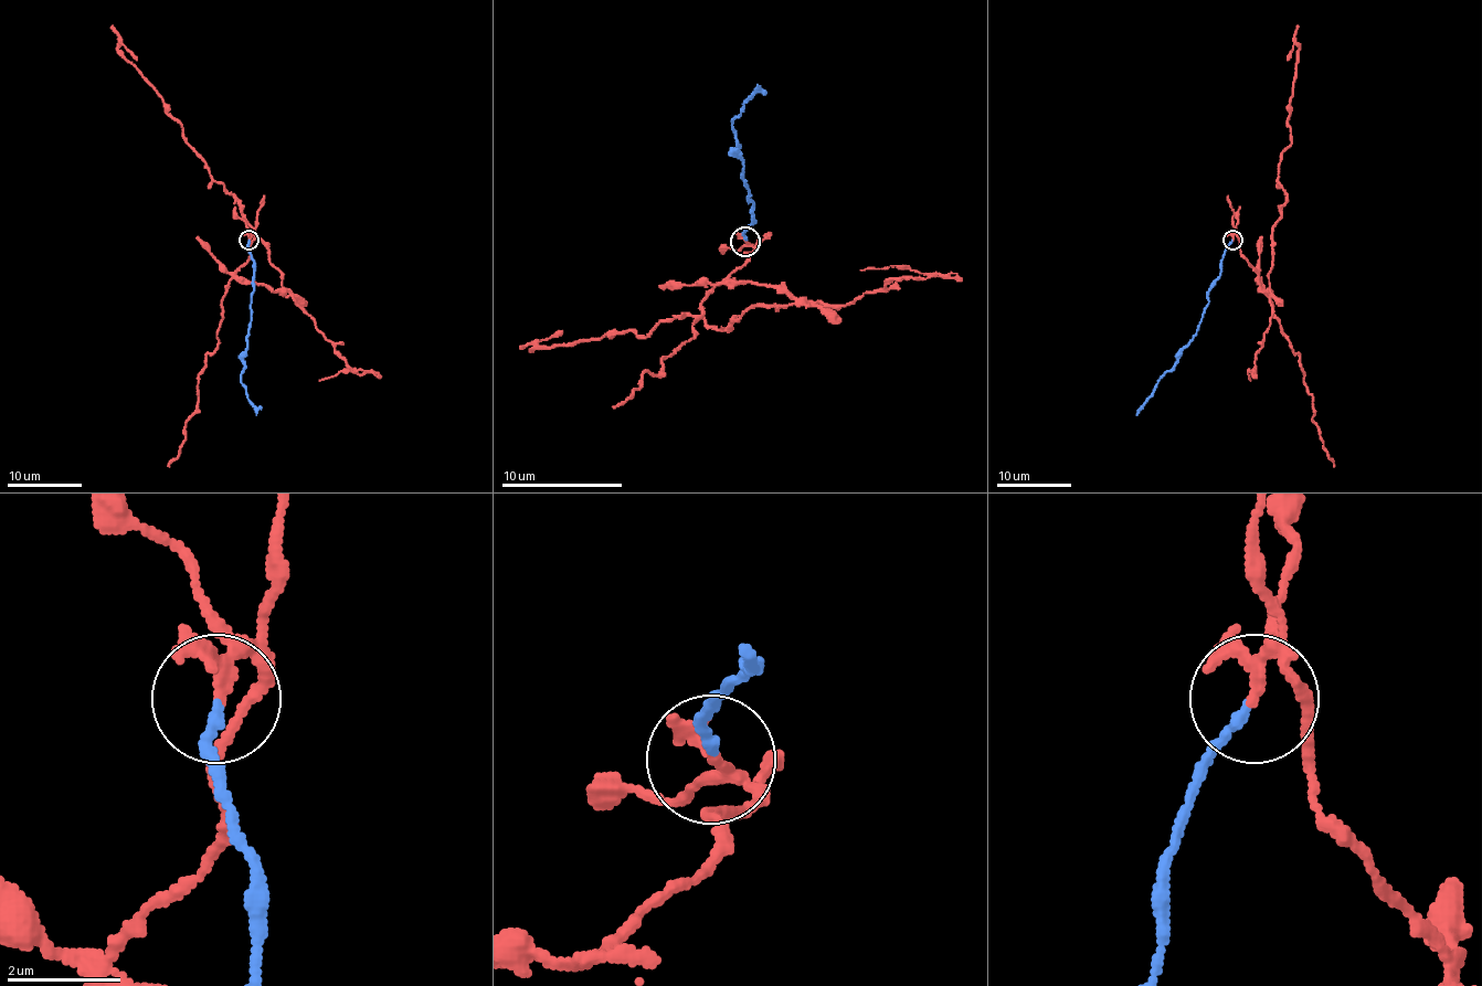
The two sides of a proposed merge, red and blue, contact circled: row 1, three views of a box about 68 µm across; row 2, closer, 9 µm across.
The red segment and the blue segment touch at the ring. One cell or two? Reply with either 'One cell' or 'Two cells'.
Two cells

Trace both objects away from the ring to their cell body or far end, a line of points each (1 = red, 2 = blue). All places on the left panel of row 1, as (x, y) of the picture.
1: (249, 240), (237, 274), (274, 292), (282, 273), (243, 205), (118, 49), (137, 60)
2: (249, 240), (254, 278), (249, 347), (241, 382), (255, 407), (255, 415)

